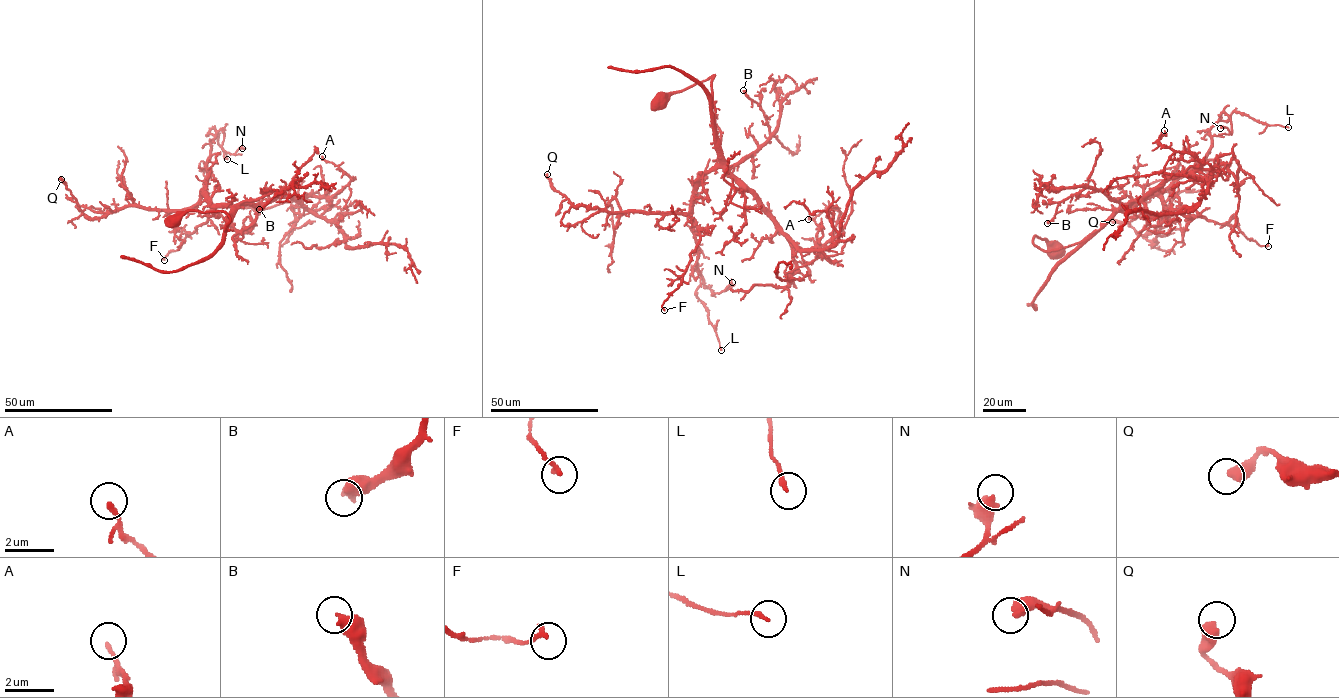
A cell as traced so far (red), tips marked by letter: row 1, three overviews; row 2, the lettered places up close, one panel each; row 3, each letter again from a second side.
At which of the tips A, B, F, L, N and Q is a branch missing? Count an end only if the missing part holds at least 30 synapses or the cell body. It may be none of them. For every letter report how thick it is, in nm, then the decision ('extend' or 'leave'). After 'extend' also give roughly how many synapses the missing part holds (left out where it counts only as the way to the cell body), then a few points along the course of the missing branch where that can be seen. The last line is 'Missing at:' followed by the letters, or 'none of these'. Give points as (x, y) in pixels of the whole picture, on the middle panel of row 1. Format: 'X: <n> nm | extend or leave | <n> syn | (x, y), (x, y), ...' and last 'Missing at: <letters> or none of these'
A: 170 nm | leave
B: 440 nm | leave
F: 200 nm | leave
L: 160 nm | leave
N: 460 nm | leave
Q: 480 nm | leave
Missing at: none of these

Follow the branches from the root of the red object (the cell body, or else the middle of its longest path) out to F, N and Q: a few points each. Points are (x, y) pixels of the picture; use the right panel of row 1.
F: (1055, 251), (1034, 237), (1046, 251), (1073, 245), (1116, 211), (1167, 190), (1191, 214), (1234, 225), (1268, 246)
N: (1055, 251), (1034, 237), (1046, 251), (1082, 241), (1201, 162), (1224, 112), (1231, 133), (1220, 128)
Q: (1055, 251), (1034, 237), (1057, 250), (1145, 199), (1158, 196), (1164, 205), (1153, 246), (1112, 222)

